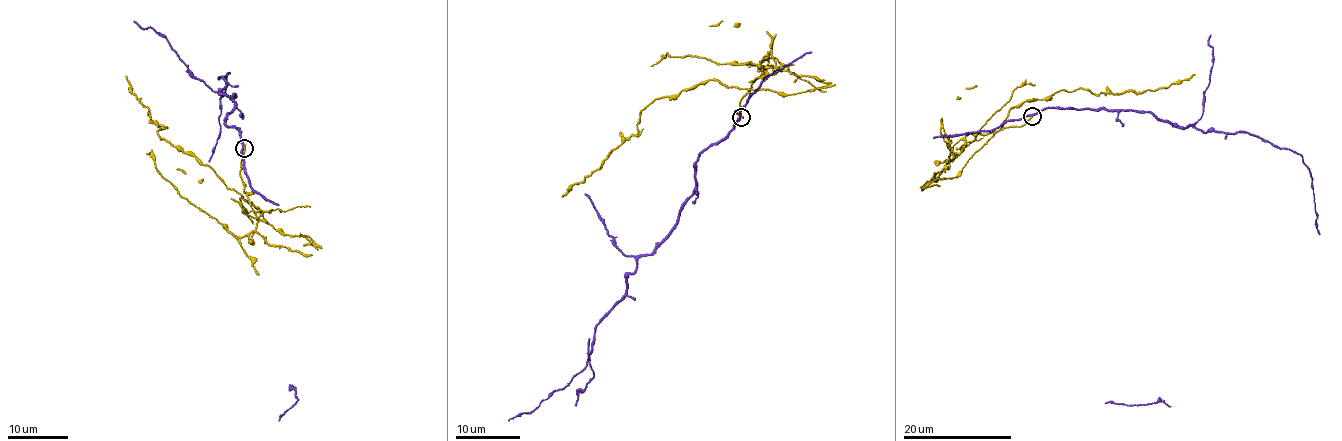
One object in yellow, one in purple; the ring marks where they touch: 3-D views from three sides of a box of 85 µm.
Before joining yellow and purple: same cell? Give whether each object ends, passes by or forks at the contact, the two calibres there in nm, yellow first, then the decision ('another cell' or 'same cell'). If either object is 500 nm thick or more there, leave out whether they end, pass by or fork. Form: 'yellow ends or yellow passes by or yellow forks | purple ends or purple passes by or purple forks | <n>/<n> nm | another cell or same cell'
yellow ends | purple passes by | 240/240 nm | another cell

